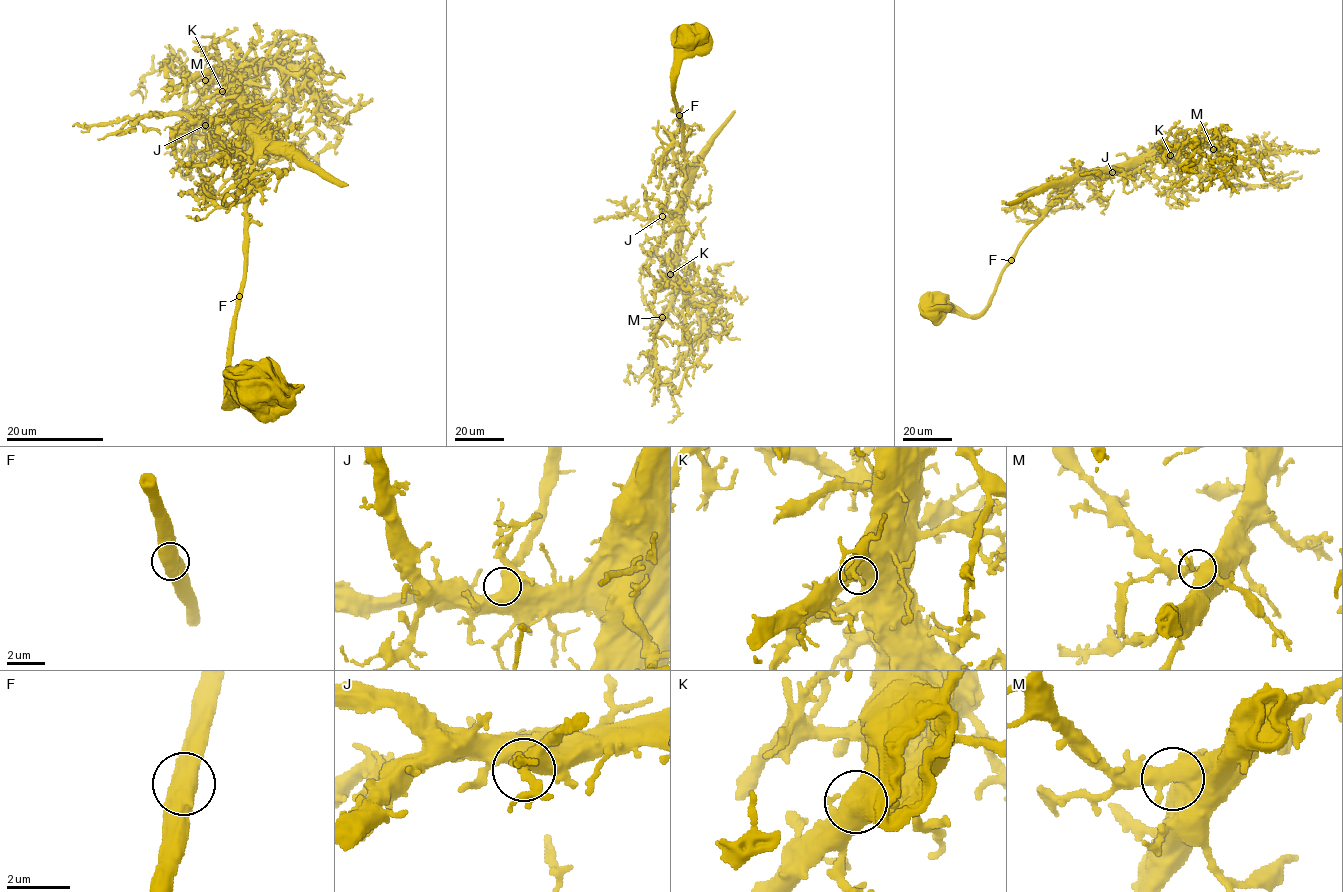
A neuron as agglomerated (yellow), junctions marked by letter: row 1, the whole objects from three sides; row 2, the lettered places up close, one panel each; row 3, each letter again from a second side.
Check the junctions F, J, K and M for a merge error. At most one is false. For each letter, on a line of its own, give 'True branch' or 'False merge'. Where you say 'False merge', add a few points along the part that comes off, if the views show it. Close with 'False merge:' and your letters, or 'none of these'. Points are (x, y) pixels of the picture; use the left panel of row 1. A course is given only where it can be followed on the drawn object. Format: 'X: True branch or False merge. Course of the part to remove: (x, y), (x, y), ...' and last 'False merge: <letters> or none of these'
F: True branch
J: True branch
K: True branch
M: True branch
False merge: none of these

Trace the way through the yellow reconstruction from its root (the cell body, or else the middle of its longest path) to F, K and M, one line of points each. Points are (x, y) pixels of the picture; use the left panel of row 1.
F: (259, 393), (259, 384), (264, 384), (268, 377), (240, 402), (232, 401), (228, 355), (239, 297)
K: (259, 393), (268, 377), (233, 402), (228, 380), (255, 146), (244, 116), (222, 91)
M: (259, 393), (268, 377), (233, 402), (228, 380), (255, 146), (234, 77), (221, 69), (205, 80)

